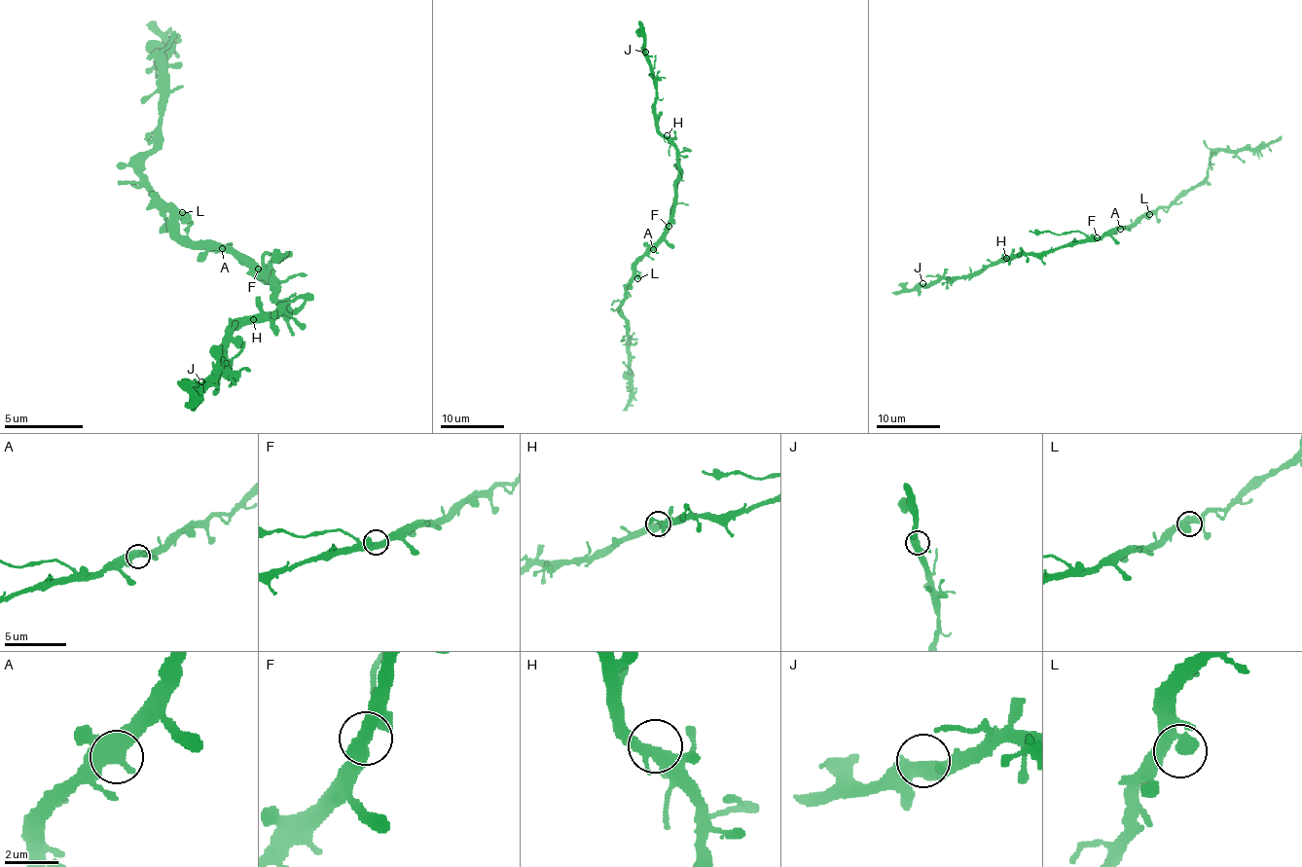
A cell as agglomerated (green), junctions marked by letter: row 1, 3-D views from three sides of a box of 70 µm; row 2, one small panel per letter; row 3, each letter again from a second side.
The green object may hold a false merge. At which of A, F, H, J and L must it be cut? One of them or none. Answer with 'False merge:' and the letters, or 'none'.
False merge: F

